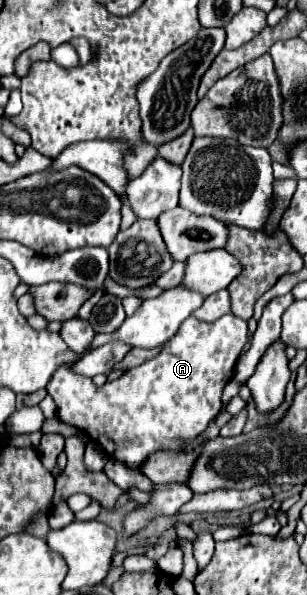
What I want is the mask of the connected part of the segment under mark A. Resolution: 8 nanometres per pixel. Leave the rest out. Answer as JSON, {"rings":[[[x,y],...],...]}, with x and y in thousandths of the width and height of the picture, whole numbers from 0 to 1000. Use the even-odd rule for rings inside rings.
{"rings":[[[730,529],[710,539],[671,543],[638,533],[612,533],[599,546],[586,546],[586,556],[560,573],[547,573],[521,597],[410,624],[378,640],[345,640],[332,650],[313,650],[293,634],[261,634],[241,627],[235,613],[195,613],[182,627],[169,630],[169,640],[156,640],[150,657],[163,657],[182,684],[189,701],[235,718],[267,721],[306,745],[319,745],[358,771],[378,771],[384,778],[423,785],[423,788],[463,788],[476,771],[508,758],[593,758],[593,751],[664,728],[664,721],[684,714],[684,708],[717,694],[723,684],[723,654],[756,637],[762,613],[775,607],[775,597],[808,570],[808,546],[775,536],[769,529]]]}

